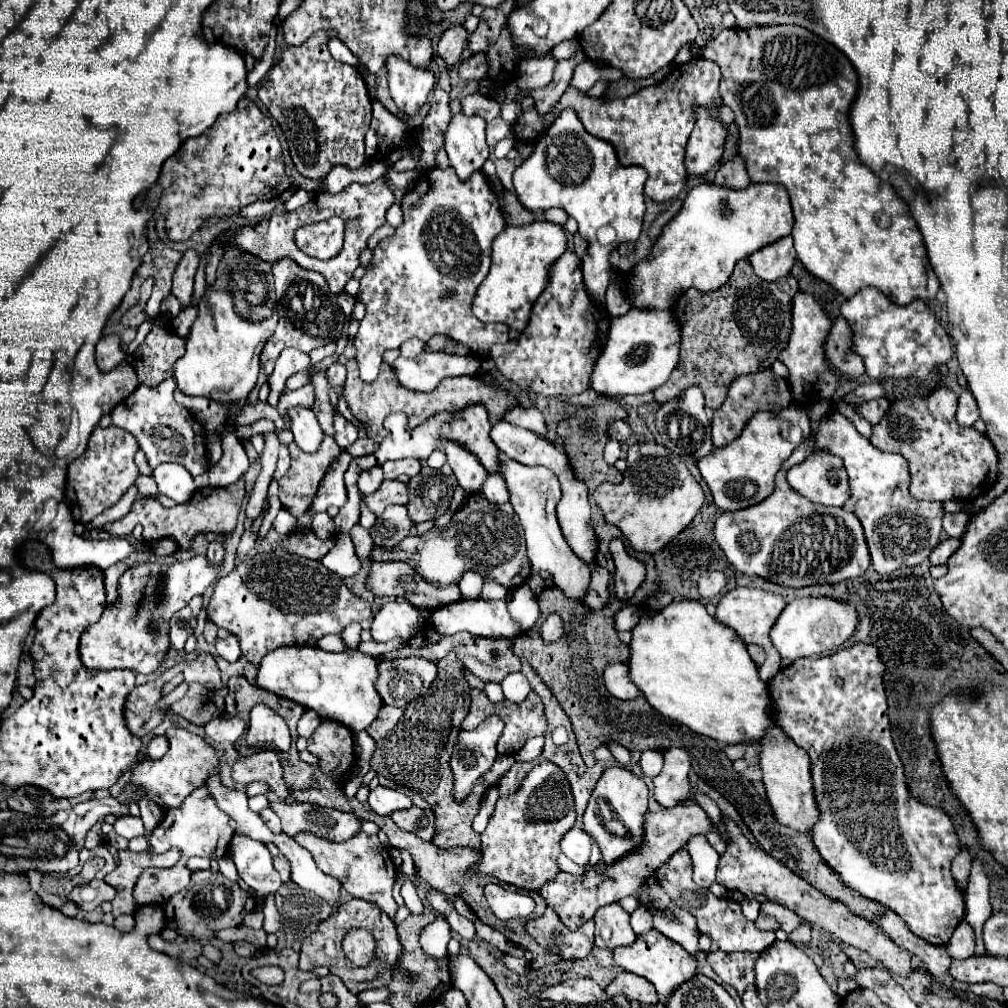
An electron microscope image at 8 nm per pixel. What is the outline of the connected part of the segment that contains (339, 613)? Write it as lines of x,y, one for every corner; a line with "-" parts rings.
276,549
270,559
254,555
238,563
226,577
220,577
206,607
206,615
216,627
224,627
236,635
242,655
256,665
276,647
306,645
308,639
342,633
346,625
370,619
372,605
366,599
354,597
344,579
328,571
320,561
288,555
284,549

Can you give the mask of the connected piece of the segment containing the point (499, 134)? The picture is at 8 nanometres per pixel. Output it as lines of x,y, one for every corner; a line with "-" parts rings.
496,117
494,121
488,123
486,135
488,135
488,145
494,147
500,139
504,139
504,137
514,137
512,123
506,123
506,121
502,121
502,117

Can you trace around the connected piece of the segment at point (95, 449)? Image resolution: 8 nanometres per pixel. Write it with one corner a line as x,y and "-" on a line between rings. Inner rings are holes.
96,427
90,435
88,449
84,455
74,459
68,467
68,483
66,483
66,505
72,511
76,521
86,524
96,515
100,515
104,509
114,507
122,495
136,485
136,479
140,475
134,453
138,451
138,441
134,435
130,435
126,429
120,427

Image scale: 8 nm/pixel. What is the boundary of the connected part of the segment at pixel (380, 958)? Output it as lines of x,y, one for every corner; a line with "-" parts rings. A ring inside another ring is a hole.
350,899
350,901
342,903
328,919
324,919
310,937
304,939
298,969
300,971
310,971
314,967
328,967
334,975
338,975
344,981
348,991
358,993
358,991
364,991
364,989
378,989
382,985
388,985
392,981
394,969
398,969
400,957
402,957
402,945
398,941
394,921
374,903
368,903
364,899
-
354,927
372,929
372,933
376,937
376,961
366,969
352,967
352,963
346,959
346,955
342,951
342,945
340,945
346,931
350,931

